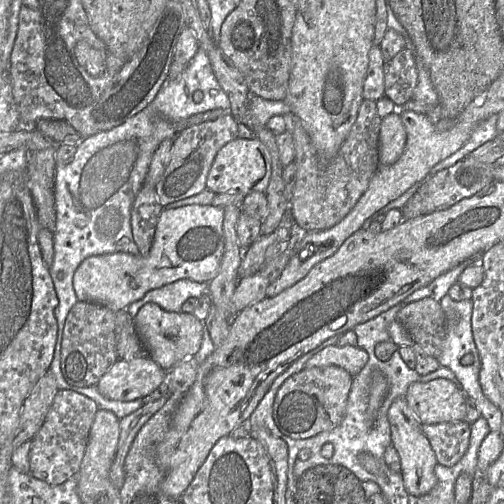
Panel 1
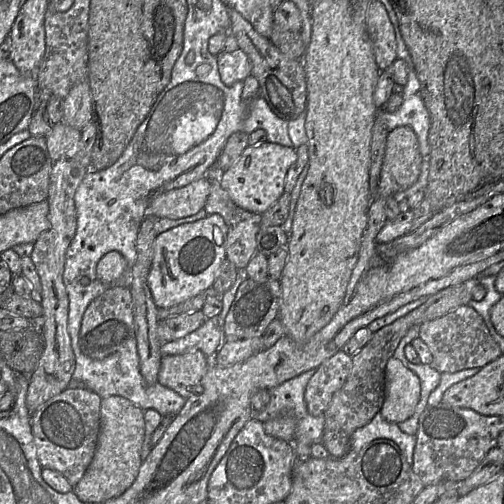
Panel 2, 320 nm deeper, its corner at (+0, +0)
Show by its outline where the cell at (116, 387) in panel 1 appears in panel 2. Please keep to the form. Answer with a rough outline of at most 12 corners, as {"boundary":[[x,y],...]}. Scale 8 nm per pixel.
{"boundary":[[200,350],[162,356],[157,383],[188,399],[202,393]]}

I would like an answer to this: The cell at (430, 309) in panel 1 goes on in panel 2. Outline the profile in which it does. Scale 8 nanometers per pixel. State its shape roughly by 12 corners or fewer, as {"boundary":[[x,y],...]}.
{"boundary":[[468,305],[421,324],[439,373],[503,355]]}

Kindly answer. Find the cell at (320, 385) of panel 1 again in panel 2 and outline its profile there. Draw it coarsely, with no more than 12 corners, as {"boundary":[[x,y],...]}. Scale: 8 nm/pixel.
{"boundary":[[342,350],[308,381],[304,399],[311,416],[324,416],[344,385],[352,356]]}

